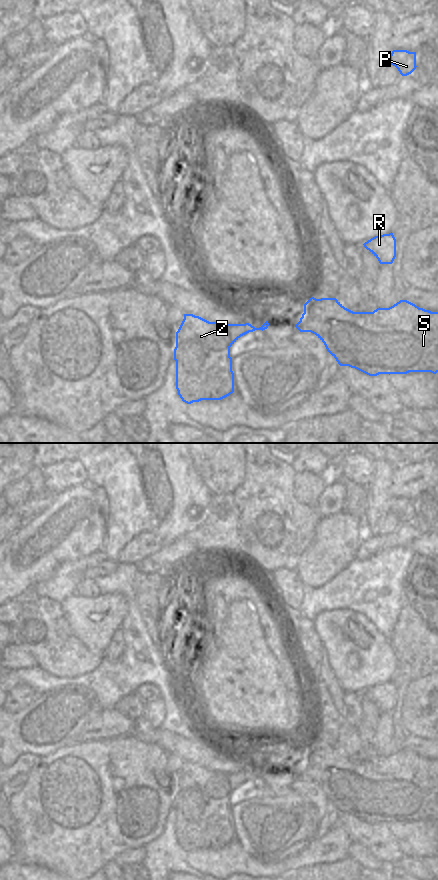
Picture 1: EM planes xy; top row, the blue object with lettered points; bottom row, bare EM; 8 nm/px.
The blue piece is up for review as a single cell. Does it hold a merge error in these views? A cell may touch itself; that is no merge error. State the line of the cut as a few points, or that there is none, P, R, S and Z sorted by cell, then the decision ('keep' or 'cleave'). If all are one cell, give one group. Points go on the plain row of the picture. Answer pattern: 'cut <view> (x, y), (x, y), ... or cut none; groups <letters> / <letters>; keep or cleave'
cut xy (313, 757), (304, 760); groups P R Z / S; cleave

